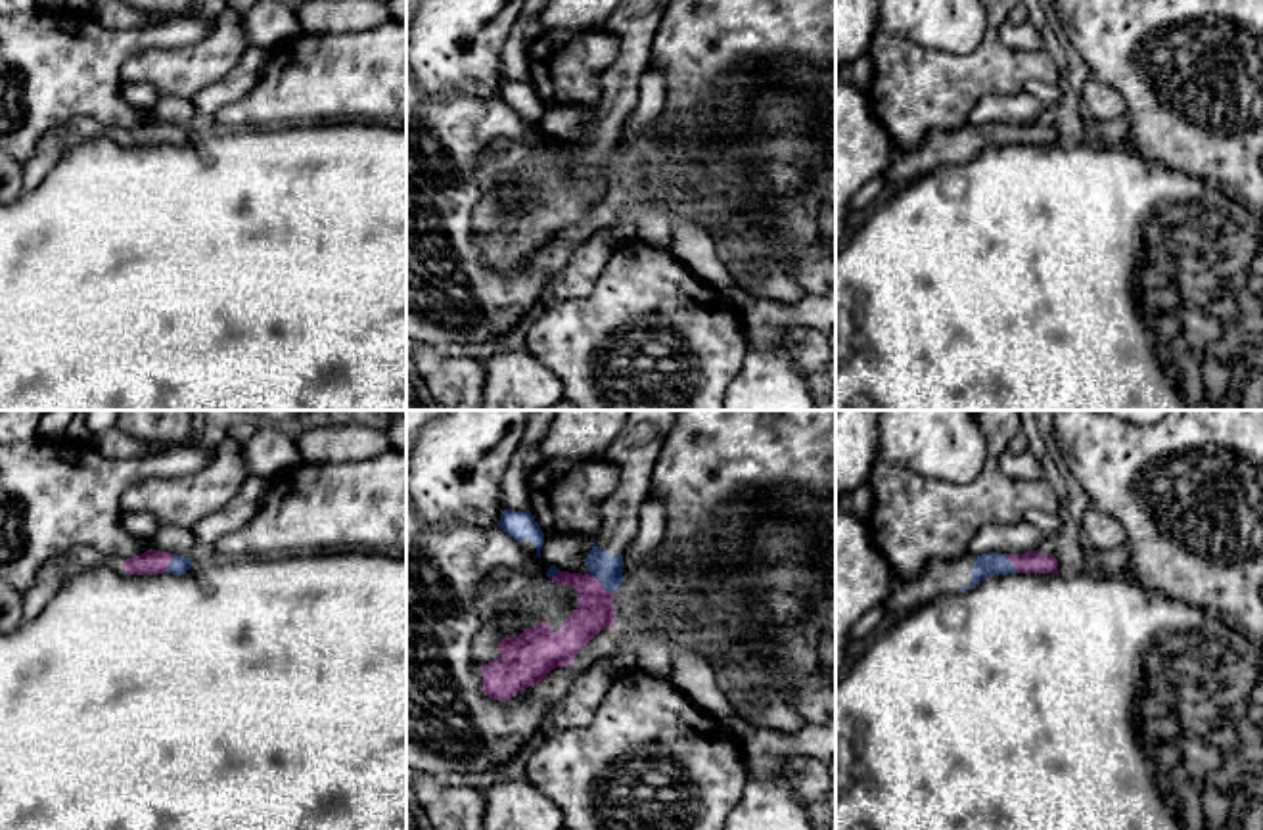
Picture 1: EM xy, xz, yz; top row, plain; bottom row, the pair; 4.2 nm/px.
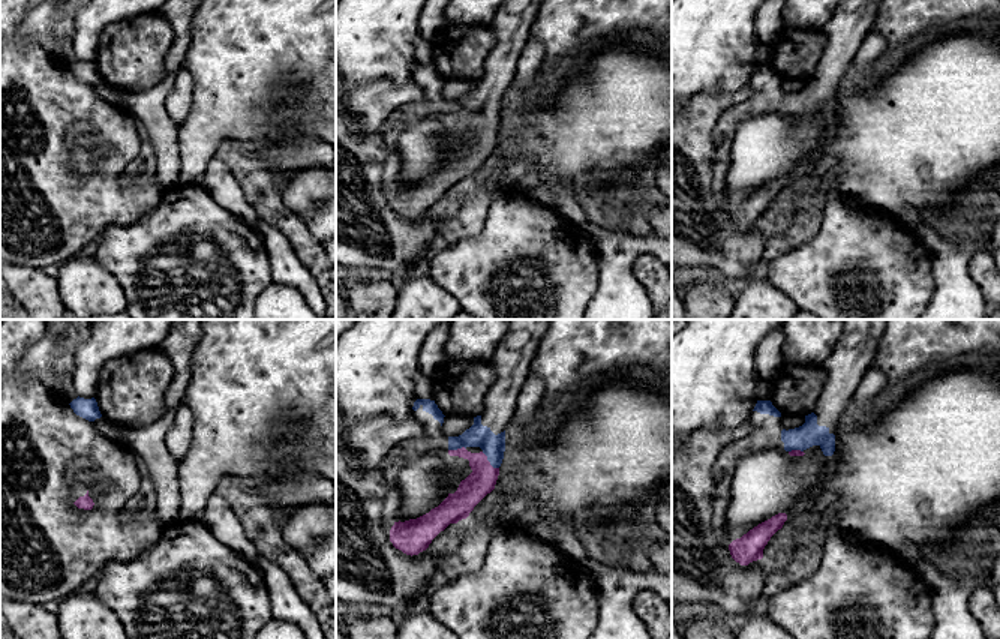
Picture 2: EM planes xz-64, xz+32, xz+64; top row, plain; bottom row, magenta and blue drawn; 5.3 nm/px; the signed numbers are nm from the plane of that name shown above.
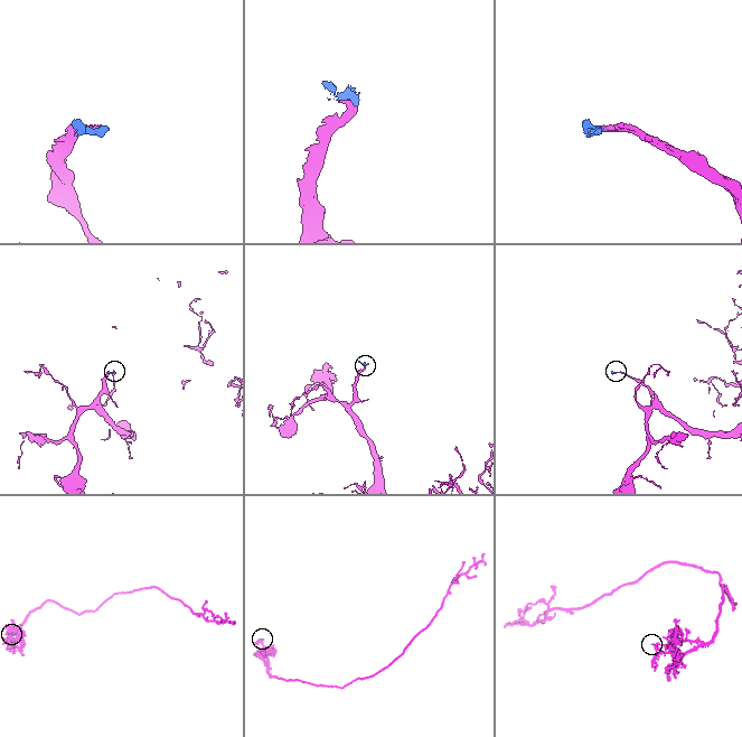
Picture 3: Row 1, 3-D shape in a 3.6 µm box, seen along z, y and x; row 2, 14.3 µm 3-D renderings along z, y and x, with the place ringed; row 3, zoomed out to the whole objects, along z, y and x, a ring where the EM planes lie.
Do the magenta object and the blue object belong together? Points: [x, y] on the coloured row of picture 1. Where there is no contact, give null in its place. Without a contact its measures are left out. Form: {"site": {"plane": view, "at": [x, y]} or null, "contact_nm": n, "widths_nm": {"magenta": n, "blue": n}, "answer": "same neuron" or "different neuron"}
{"site": {"plane": "yz", "at": [1010, 562]}, "contact_nm": 90, "widths_nm": {"magenta": 100, "blue": 100}, "answer": "same neuron"}

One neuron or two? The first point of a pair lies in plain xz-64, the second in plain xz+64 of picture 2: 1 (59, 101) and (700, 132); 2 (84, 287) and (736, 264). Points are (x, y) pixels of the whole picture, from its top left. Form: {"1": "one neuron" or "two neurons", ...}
{"1": "one neuron", "2": "two neurons"}

